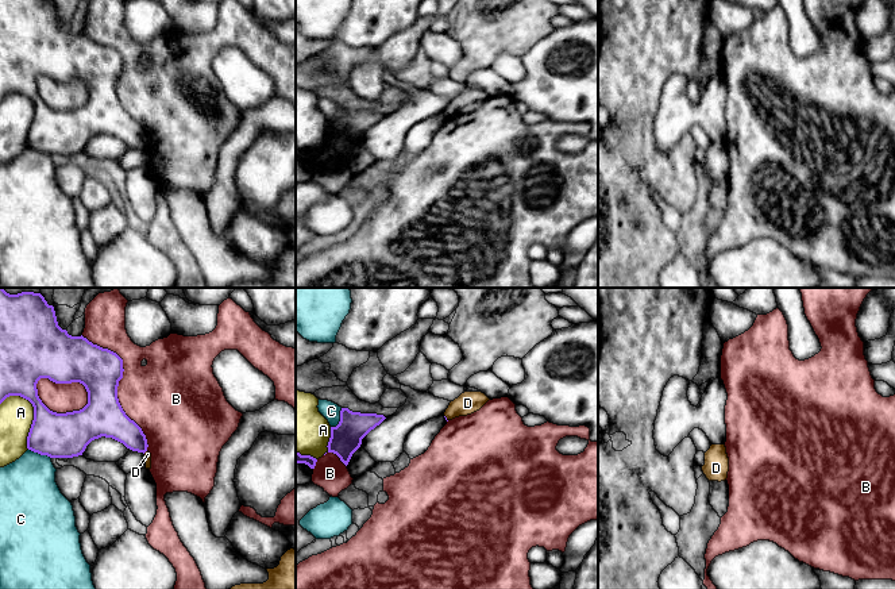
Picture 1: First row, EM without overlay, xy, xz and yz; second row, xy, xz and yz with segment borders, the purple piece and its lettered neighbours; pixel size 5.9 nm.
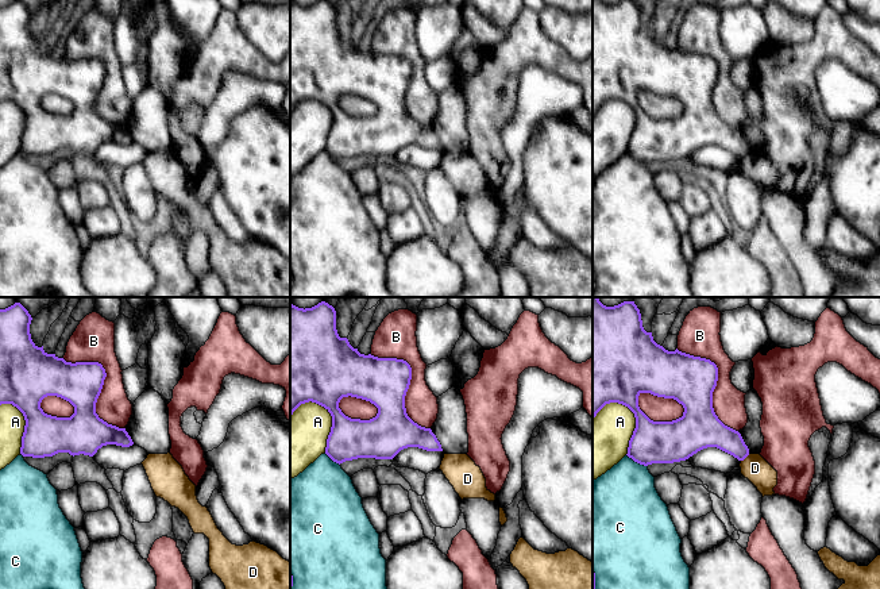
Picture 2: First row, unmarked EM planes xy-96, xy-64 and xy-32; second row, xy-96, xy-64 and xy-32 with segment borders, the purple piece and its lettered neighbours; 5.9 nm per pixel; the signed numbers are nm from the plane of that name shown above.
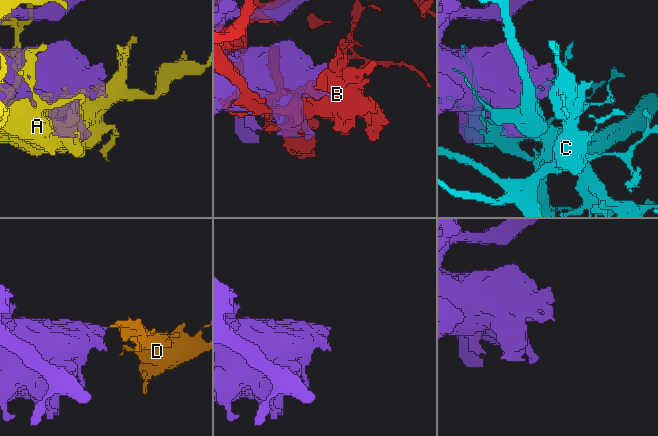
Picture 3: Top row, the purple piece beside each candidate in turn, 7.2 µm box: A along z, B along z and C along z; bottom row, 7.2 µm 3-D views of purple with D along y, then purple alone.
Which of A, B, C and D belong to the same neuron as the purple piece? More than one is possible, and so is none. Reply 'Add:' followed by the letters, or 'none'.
Add: none

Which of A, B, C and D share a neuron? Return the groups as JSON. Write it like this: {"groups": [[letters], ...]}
{"groups": [["A"], ["B"], ["C"], ["D"]]}

